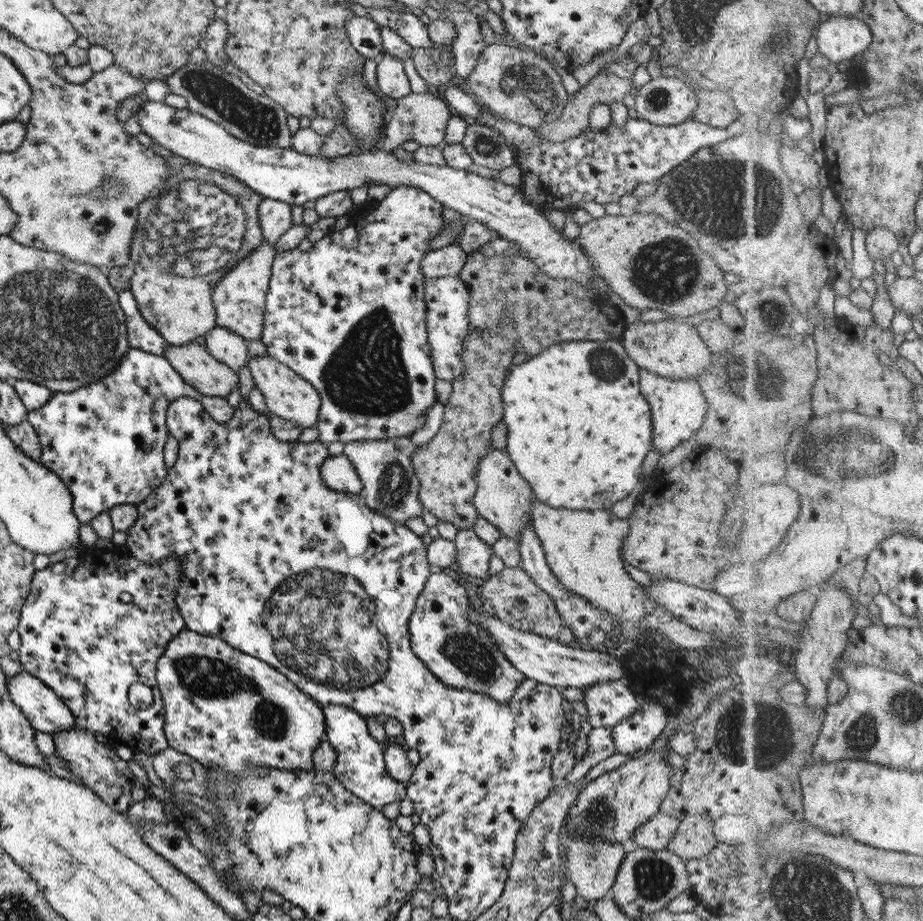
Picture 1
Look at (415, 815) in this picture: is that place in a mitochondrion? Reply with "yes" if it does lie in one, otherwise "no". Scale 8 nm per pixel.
no

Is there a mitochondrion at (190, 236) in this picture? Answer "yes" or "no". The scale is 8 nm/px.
yes

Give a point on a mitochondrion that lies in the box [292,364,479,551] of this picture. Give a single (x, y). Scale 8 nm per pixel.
(393, 488)

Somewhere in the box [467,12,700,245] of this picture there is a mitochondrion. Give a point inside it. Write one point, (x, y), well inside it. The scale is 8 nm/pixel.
(530, 90)

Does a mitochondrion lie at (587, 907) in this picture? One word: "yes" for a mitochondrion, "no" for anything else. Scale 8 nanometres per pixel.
no

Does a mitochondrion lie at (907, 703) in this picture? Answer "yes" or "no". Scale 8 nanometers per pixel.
yes

